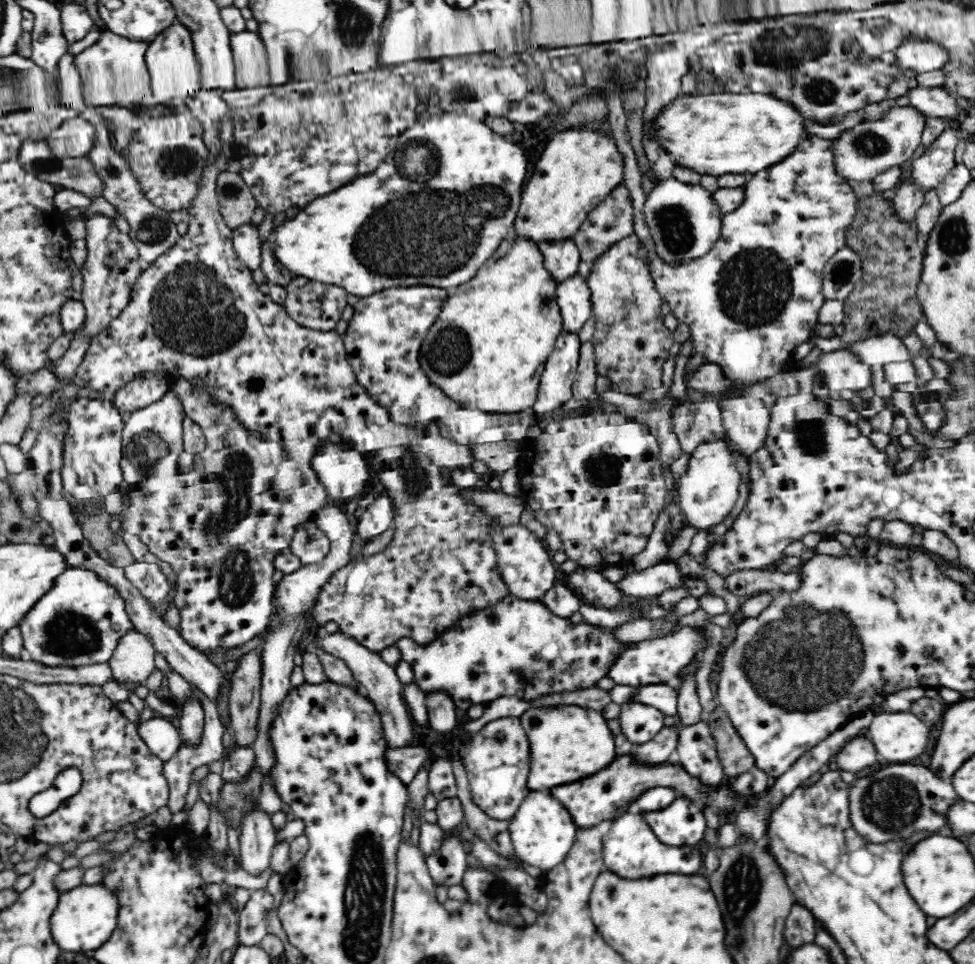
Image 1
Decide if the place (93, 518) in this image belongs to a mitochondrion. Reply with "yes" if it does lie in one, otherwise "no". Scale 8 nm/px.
no

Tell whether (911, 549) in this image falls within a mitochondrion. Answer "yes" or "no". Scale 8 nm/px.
no

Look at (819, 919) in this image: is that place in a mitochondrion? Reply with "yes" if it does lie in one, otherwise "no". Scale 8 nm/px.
no

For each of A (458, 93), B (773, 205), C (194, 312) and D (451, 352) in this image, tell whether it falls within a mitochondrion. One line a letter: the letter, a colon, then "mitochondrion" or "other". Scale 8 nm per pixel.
A: mitochondrion
B: other
C: mitochondrion
D: mitochondrion

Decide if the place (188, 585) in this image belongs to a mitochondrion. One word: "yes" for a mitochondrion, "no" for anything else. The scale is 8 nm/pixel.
no

